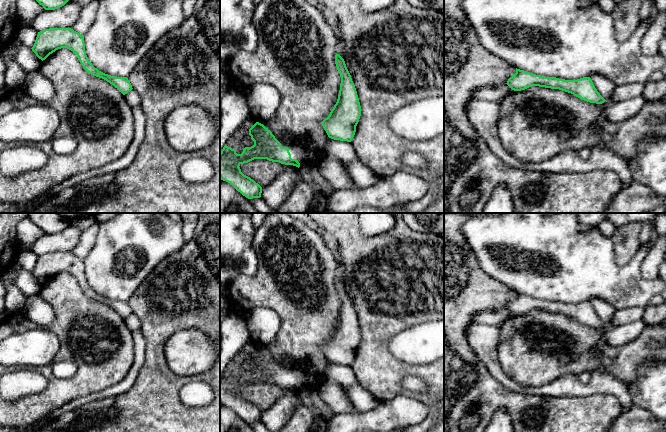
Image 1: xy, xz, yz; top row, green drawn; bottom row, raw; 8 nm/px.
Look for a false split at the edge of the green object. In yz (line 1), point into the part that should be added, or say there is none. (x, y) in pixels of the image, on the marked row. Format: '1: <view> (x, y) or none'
1: none

